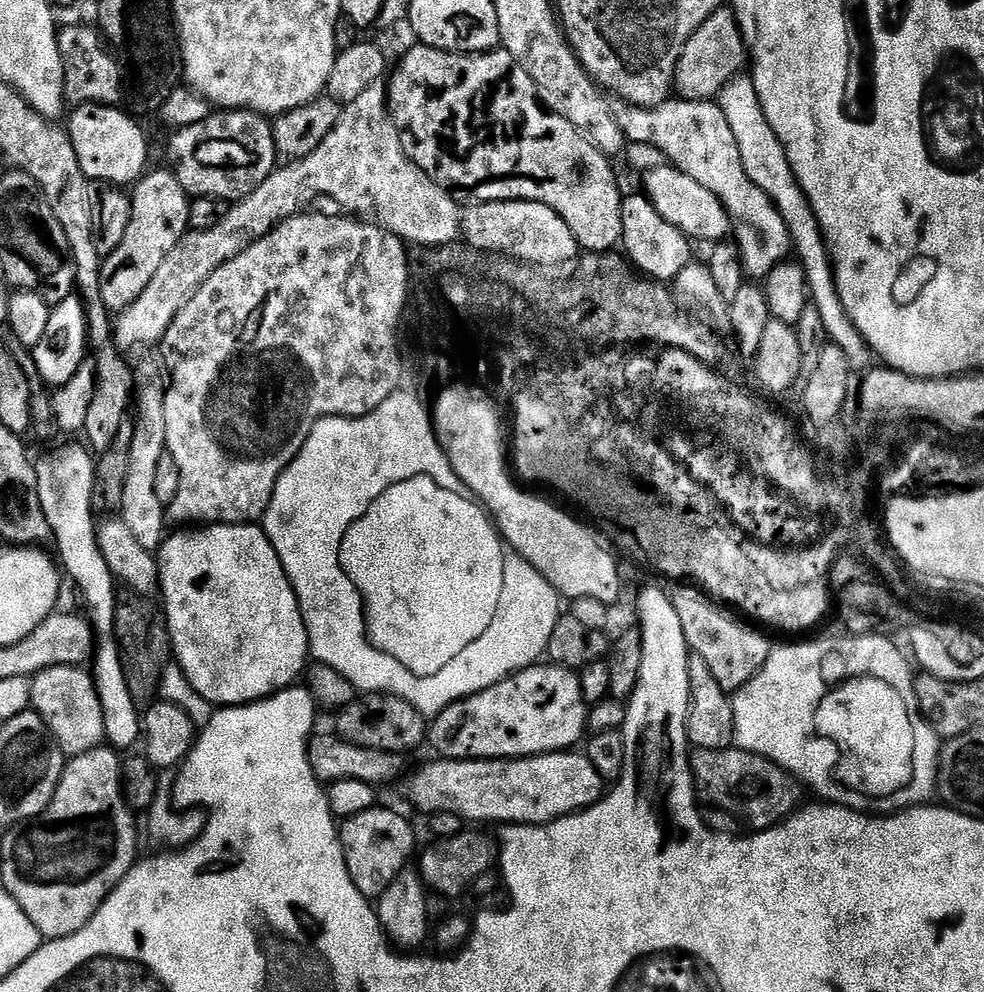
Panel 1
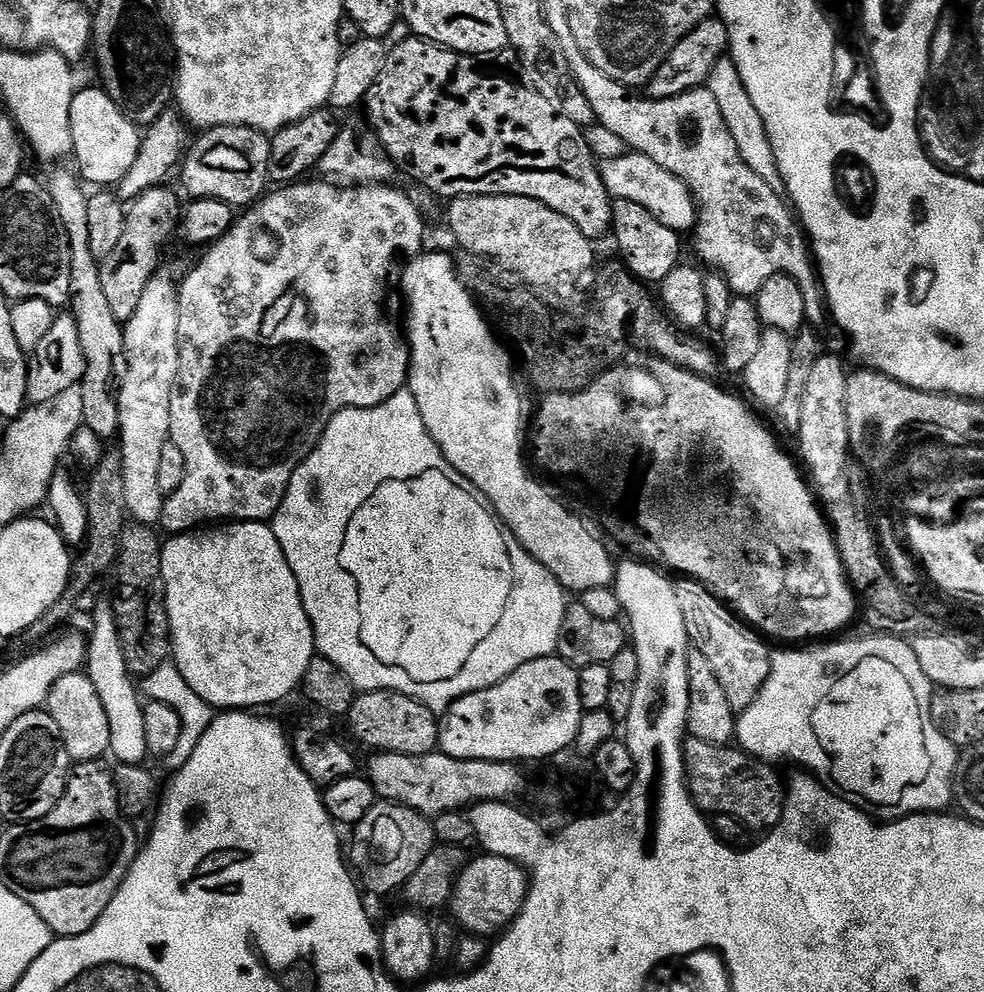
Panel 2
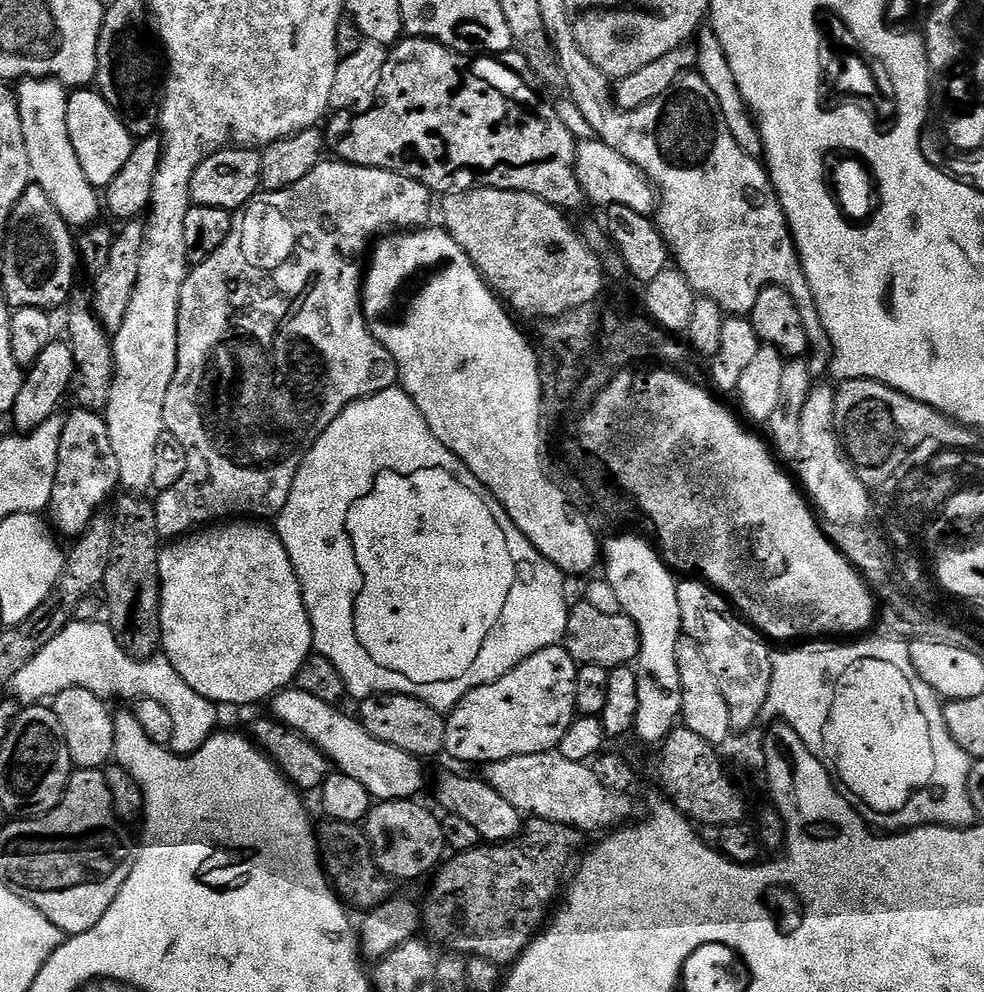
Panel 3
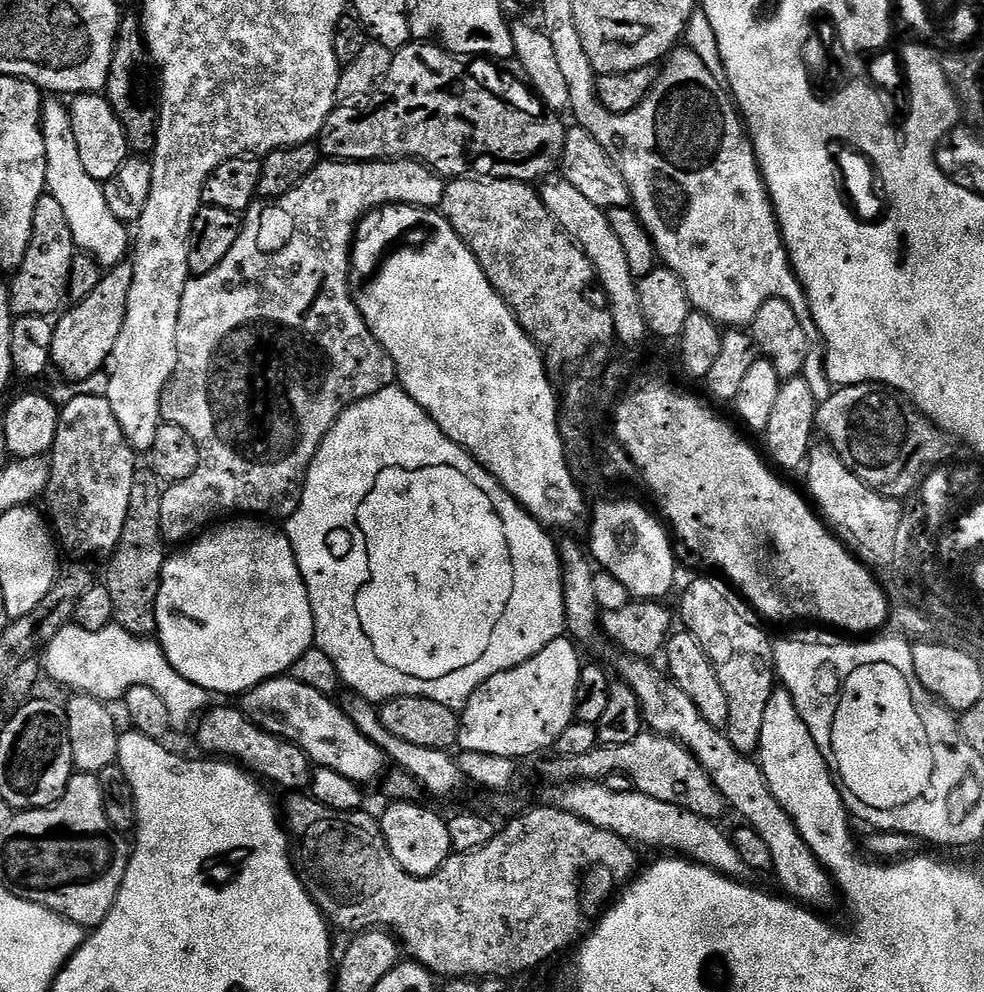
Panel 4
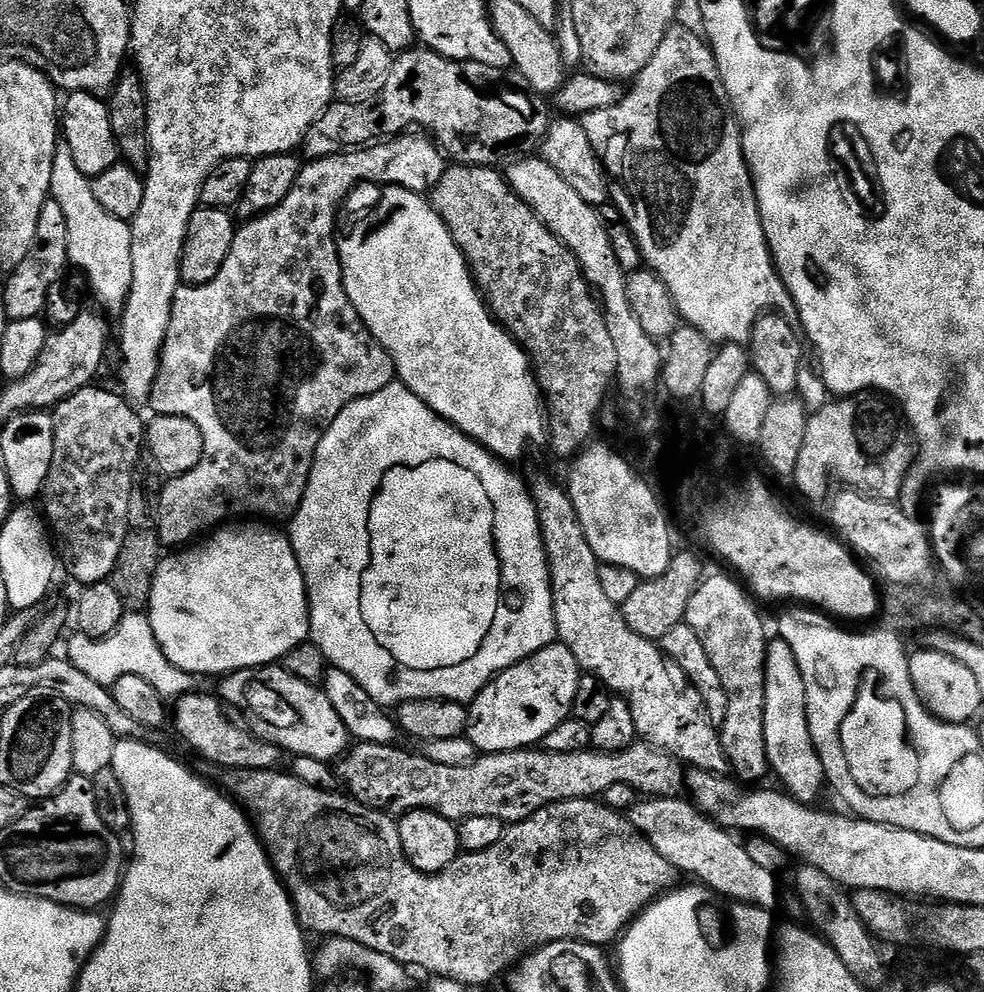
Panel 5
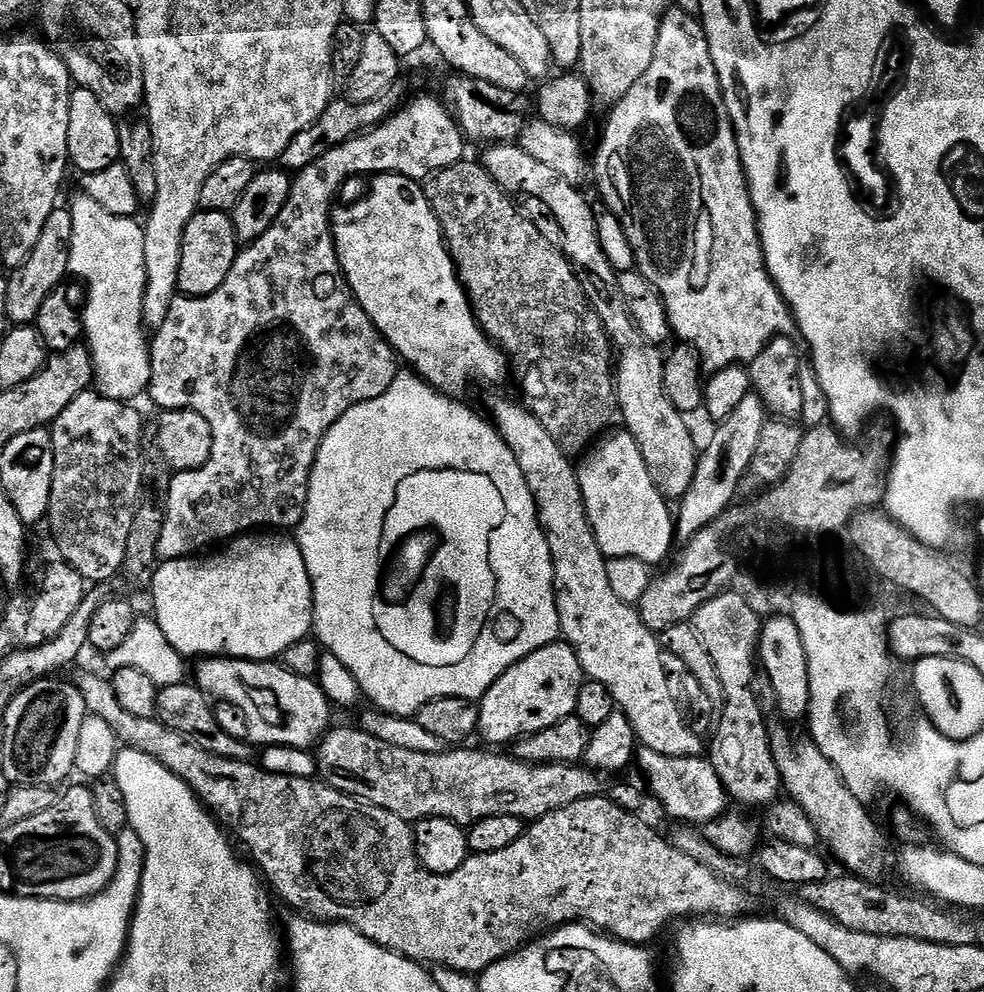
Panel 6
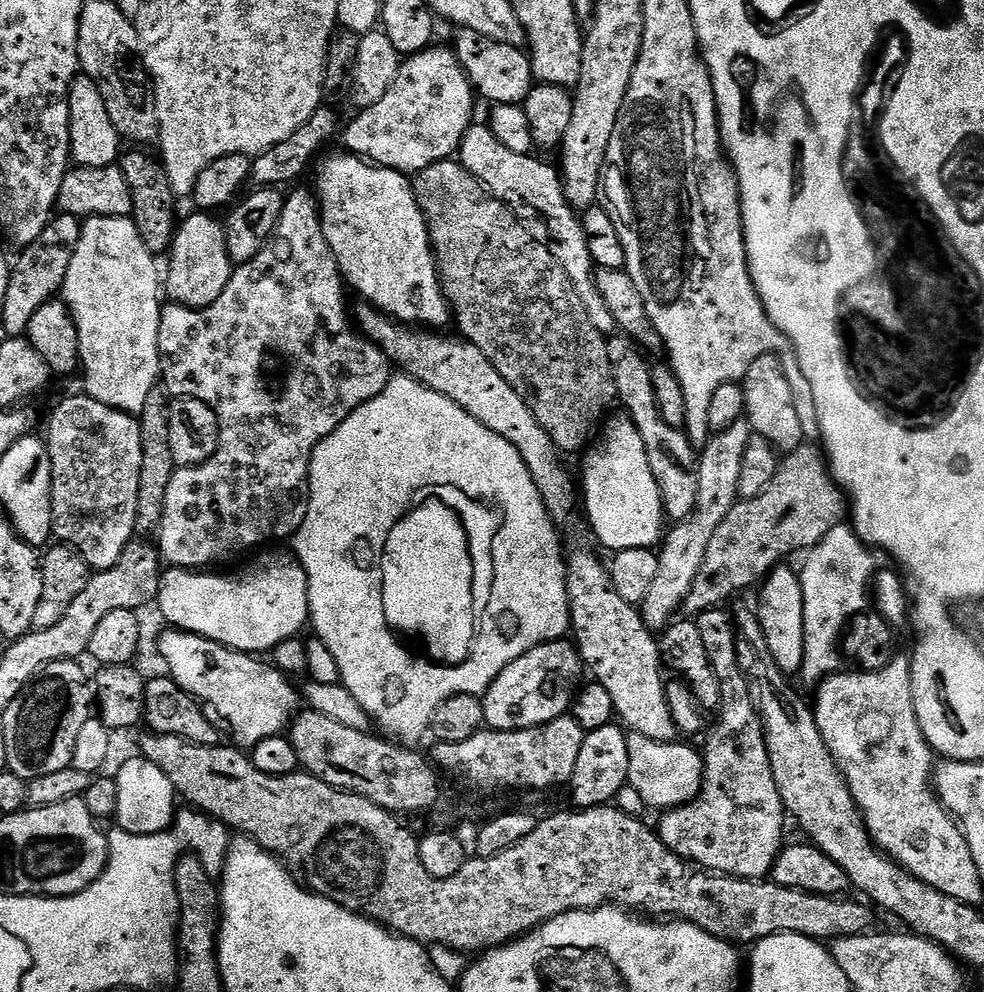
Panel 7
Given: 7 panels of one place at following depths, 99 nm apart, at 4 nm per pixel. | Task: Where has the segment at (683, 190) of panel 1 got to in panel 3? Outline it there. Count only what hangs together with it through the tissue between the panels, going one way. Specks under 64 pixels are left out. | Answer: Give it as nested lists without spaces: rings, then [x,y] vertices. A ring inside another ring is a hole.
[[[599,138],[581,140],[576,146],[576,177],[589,201],[600,204],[601,209],[610,206],[626,206],[643,216],[652,216],[658,207],[655,184],[630,158],[622,158],[618,150],[606,146]]]

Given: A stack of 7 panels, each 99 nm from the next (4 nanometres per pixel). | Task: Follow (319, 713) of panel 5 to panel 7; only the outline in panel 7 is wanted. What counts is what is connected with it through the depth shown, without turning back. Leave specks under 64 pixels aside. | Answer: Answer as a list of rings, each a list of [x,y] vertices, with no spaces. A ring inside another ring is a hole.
[[[169,627],[168,632],[160,636],[160,656],[164,659],[167,675],[178,687],[195,696],[201,705],[207,706],[213,713],[217,712],[232,727],[232,736],[241,749],[251,750],[258,742],[271,736],[281,735],[291,725],[302,704],[302,696],[293,681],[284,673],[273,668],[271,663],[262,661],[247,652],[237,652],[225,644],[214,642],[205,636],[193,632],[182,632],[179,628]]]

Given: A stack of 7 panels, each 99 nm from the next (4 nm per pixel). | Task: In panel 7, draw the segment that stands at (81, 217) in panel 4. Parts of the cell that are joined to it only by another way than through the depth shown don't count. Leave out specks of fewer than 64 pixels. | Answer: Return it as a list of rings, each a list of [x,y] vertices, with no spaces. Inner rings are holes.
[[[89,216],[83,225],[62,289],[62,299],[78,326],[83,391],[106,406],[139,414],[161,379],[158,326],[162,272],[156,269],[157,257],[142,242],[135,220]]]

